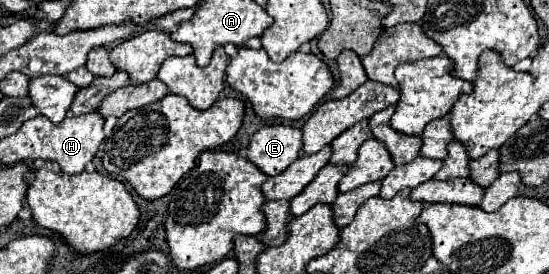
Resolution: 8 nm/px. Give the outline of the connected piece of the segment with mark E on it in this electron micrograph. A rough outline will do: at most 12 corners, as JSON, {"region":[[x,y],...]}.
{"region":[[268,125],[252,135],[248,161],[266,175],[300,157],[302,131]]}

